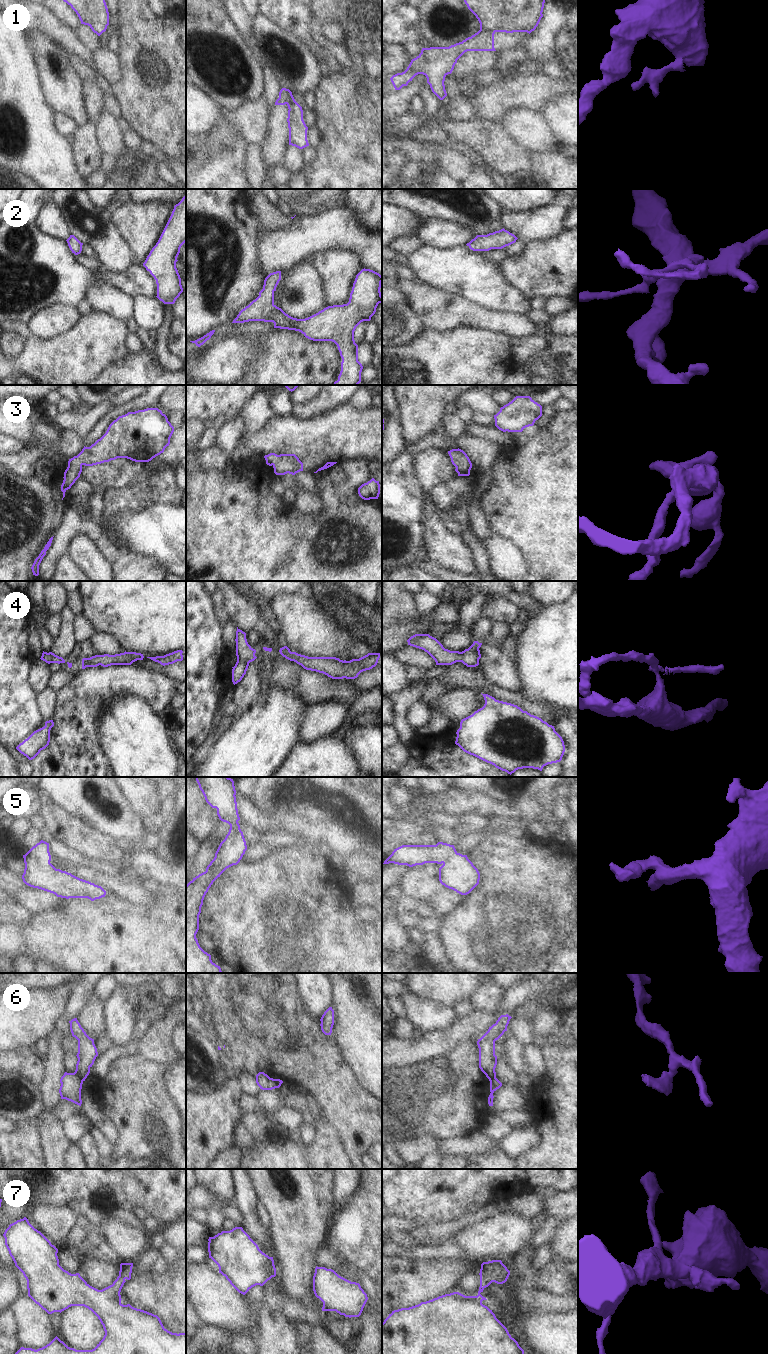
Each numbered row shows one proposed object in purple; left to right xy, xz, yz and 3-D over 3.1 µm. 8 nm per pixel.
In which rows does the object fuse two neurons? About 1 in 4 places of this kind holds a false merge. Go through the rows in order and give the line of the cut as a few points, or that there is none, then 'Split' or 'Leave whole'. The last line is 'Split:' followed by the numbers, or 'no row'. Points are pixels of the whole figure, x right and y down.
1: Split along yz (480, 29), (494, 32). Split
2: No split. Leave whole
3: No split. Leave whole
4: No split. Leave whole
5: No split. Leave whole
6: Split along xy (75, 1071), (82, 1081). Split
7: No split. Leave whole
Split: 1, 6.

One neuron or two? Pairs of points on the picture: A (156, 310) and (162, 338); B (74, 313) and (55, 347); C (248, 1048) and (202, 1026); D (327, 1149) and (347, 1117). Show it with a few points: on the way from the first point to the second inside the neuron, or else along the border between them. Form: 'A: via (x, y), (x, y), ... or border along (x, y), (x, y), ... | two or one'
A: border along (164, 304), (164, 322), (156, 330) | two
B: border along (82, 319), (71, 329), (53, 338), (40, 339) | two
C: border along (206, 1016), (214, 1033), (214, 1037), (211, 1040) | two
D: border along (319, 1118), (323, 1119), (334, 1129), (346, 1155) | two

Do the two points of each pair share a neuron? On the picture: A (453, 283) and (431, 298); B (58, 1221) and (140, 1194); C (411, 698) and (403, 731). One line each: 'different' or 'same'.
A: different
B: different
C: same

